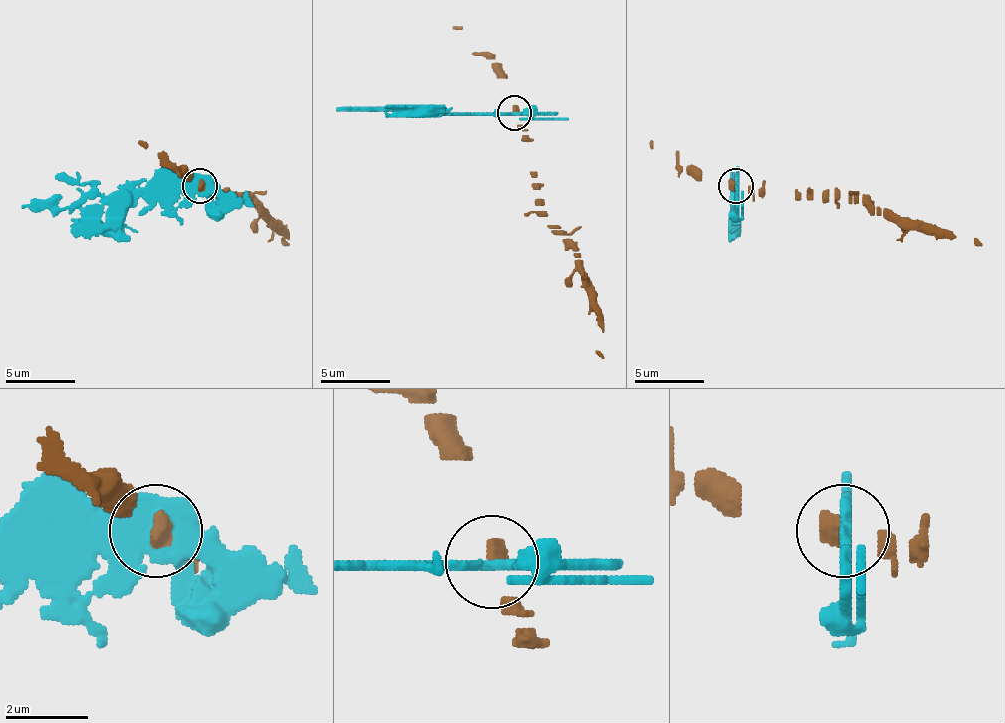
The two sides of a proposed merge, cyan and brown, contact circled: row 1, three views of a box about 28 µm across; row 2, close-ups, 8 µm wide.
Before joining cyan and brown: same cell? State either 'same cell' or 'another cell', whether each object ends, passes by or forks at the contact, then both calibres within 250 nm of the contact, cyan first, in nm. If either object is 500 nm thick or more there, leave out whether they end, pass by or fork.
another cell; 500 nm thick on the cyan side, 460 nm on the other

